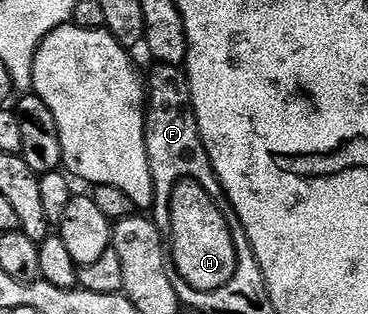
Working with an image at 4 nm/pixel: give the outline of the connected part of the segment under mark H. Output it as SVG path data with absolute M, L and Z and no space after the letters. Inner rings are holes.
M182 179L173 187L170 197L168 233L172 265L185 286L200 292L212 292L227 284L235 276L238 264L229 218L224 217L218 205L194 179Z

